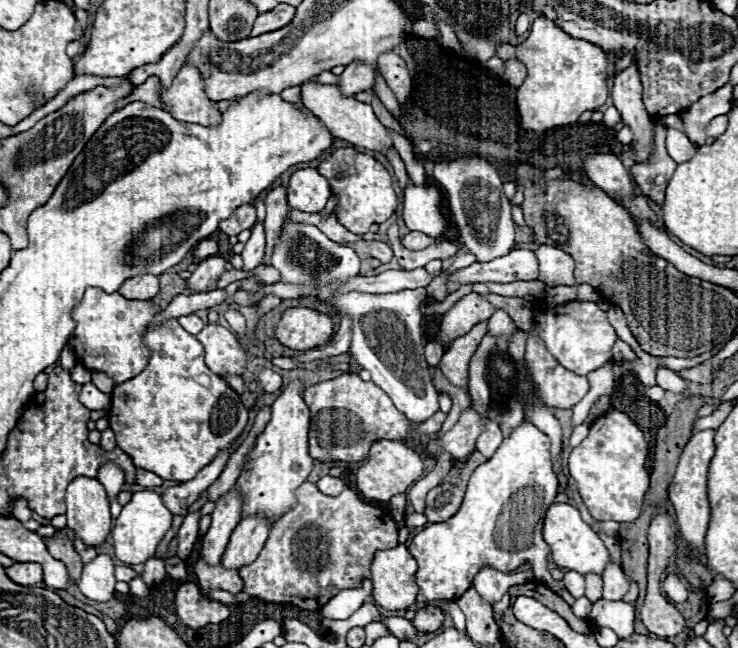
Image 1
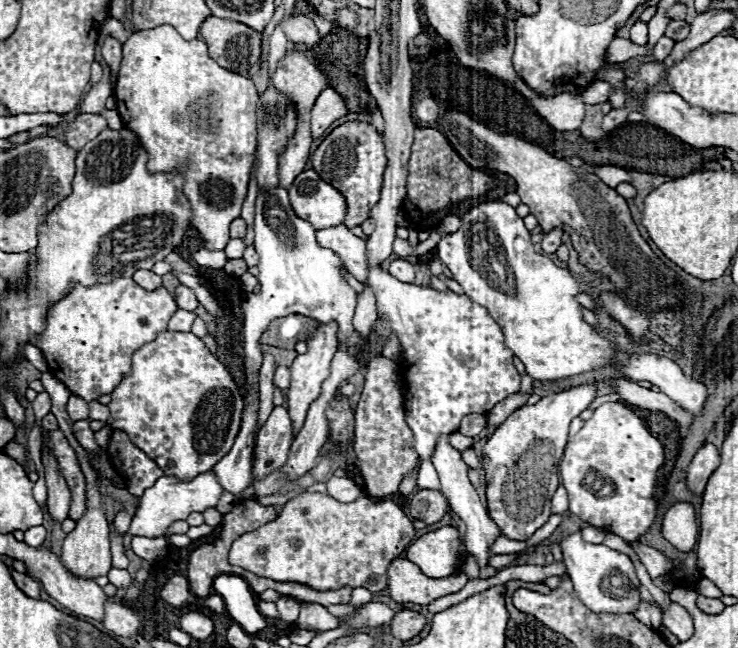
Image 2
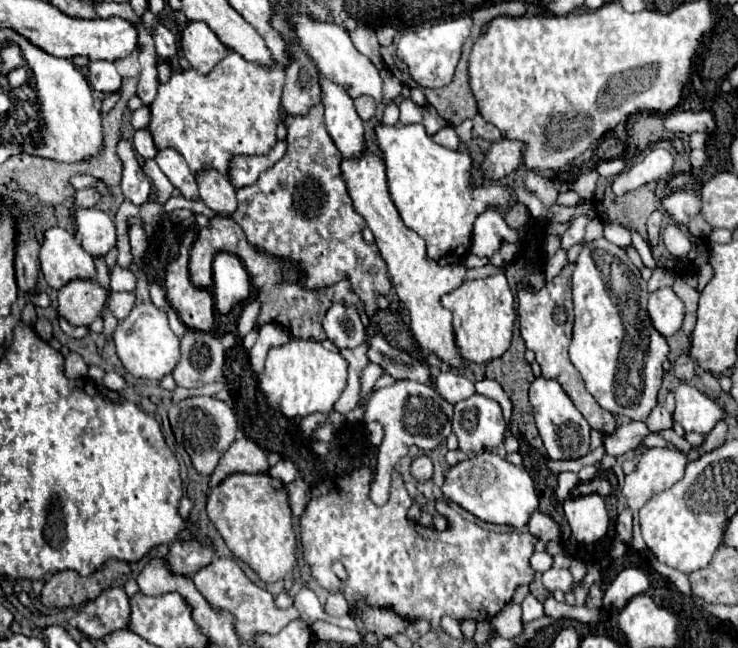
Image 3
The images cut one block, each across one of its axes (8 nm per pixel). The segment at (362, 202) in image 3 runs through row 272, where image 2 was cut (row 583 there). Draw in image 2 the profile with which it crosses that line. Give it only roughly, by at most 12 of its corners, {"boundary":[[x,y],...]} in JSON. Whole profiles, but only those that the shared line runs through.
{"boundary":[[410,560],[388,568],[396,602],[430,604],[458,592],[464,572],[428,578]]}

